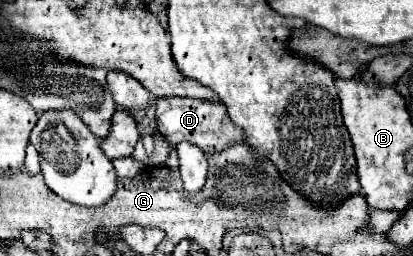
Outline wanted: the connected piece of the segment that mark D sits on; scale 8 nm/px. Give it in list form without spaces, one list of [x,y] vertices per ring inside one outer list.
[[[188,97],[158,99],[156,125],[158,125],[158,131],[172,145],[186,141],[186,143],[198,145],[206,155],[222,151],[224,147],[230,147],[234,143],[244,141],[244,133],[230,121],[226,107],[218,101],[202,101],[202,99],[188,99]]]

